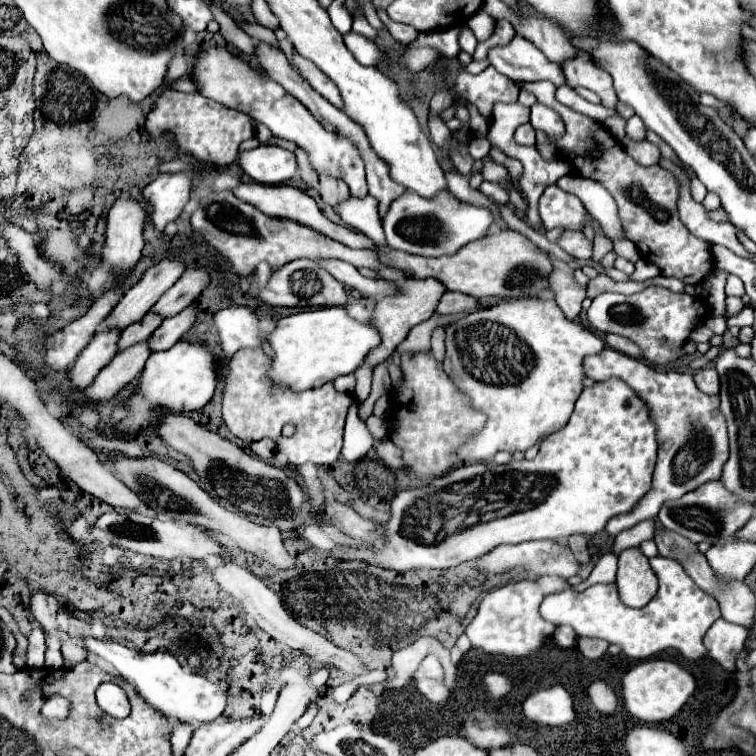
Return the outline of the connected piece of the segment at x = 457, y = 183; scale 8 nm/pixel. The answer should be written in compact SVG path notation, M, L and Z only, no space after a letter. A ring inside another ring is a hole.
M448 171L446 173L446 183L448 189L452 191L452 195L458 195L460 201L468 201L468 203L476 203L476 205L492 205L496 207L486 195L482 195L480 191L470 187L470 175L460 175L458 171Z

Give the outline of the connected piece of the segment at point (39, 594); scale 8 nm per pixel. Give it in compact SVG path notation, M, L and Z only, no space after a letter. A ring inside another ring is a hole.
M34 591L32 593L32 613L36 621L48 629L48 627L58 627L56 625L56 613L58 613L58 601L54 595L48 595L44 591Z

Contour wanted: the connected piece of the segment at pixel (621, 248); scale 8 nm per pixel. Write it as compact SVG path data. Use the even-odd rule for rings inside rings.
M622 240L613 243L614 251L619 256L635 263L641 258L641 254L634 243L629 240Z

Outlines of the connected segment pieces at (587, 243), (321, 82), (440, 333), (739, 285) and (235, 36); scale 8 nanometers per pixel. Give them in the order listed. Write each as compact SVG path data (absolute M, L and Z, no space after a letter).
M564 231L558 245L576 259L592 259L592 241L582 231Z
M294 53L294 55L292 55L292 63L298 67L300 75L302 75L324 99L328 99L334 107L342 109L342 97L340 97L336 85L334 85L312 61L308 61L308 59L304 59L302 55Z
M442 327L434 329L434 335L432 335L432 353L438 359L438 363L442 363L444 353L446 353L446 347L444 347L444 329Z
M730 275L728 283L726 283L726 295L736 295L736 297L744 297L744 283L740 281L740 277Z
M212 7L212 11L214 11L216 21L220 23L222 37L224 37L226 41L230 41L240 53L244 53L244 55L254 55L254 43L252 43L252 39L250 39L240 27L236 27L236 23L234 23L228 15L224 15L224 13L218 11L216 7Z

